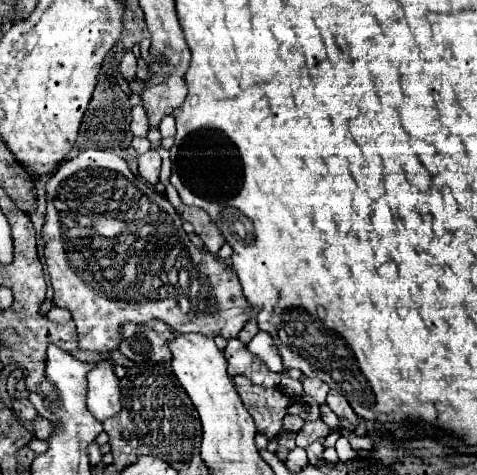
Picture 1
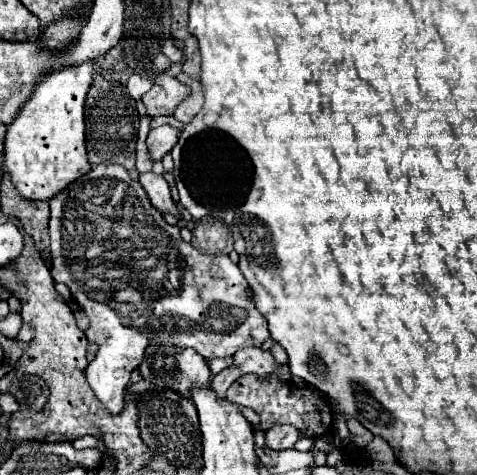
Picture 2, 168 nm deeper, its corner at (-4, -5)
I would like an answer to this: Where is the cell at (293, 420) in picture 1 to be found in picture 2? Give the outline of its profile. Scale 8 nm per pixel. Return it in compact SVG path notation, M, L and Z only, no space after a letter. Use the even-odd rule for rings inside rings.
M276 425L266 431L266 447L274 451L290 449L298 441L300 433L292 425Z

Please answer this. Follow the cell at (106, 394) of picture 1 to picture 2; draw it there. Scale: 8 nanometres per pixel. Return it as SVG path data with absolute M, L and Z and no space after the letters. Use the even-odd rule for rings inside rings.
M96 165L90 173L68 185L50 201L50 249L52 249L52 277L68 285L76 303L90 317L88 341L100 345L96 359L86 369L86 379L94 395L112 411L120 413L124 407L124 387L130 373L138 369L148 345L172 345L194 349L206 361L216 357L232 357L238 349L260 347L268 337L264 317L252 305L252 289L244 279L240 267L228 255L208 255L196 251L180 237L178 225L168 225L164 215L152 207L146 191L138 181L132 181L128 171L120 165ZM108 217L158 217L156 221L112 221Z

